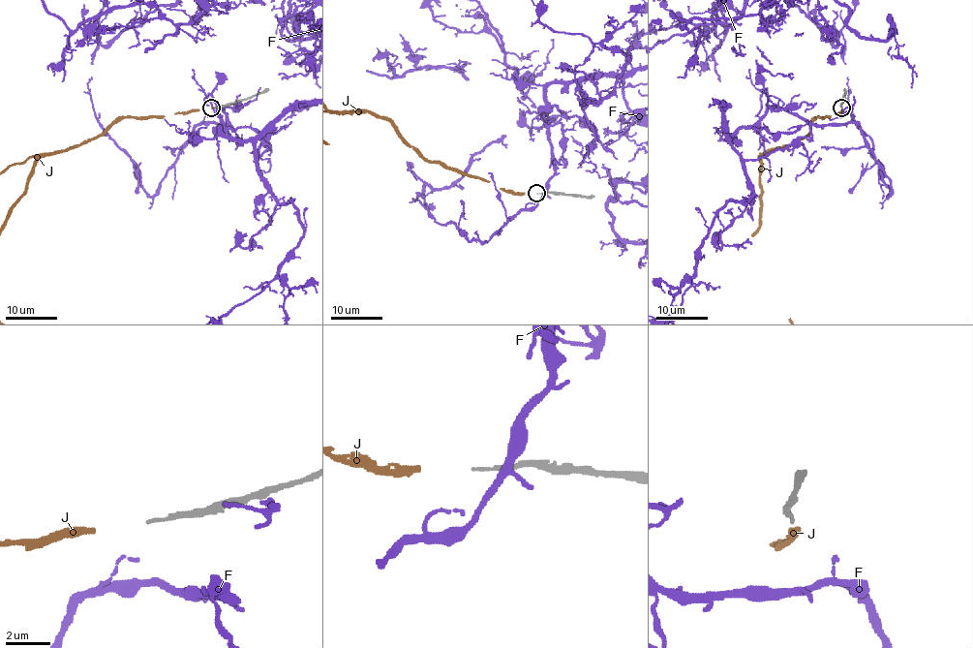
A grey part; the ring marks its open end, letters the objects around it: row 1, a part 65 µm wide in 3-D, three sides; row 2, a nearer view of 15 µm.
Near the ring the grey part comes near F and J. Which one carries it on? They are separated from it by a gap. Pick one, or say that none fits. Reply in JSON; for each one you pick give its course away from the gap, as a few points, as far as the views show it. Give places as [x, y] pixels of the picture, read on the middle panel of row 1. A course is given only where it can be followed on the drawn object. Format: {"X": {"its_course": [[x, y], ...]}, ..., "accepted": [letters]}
{"accepted": ["J"]}

